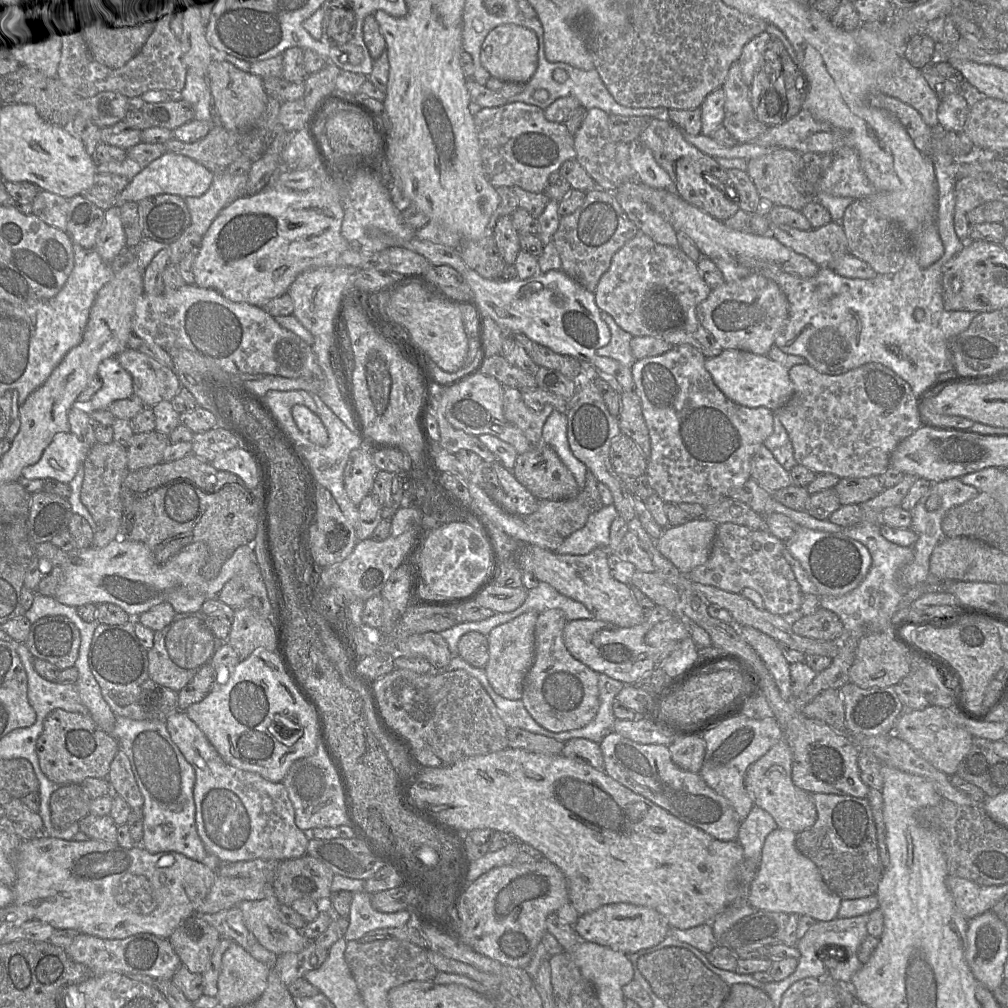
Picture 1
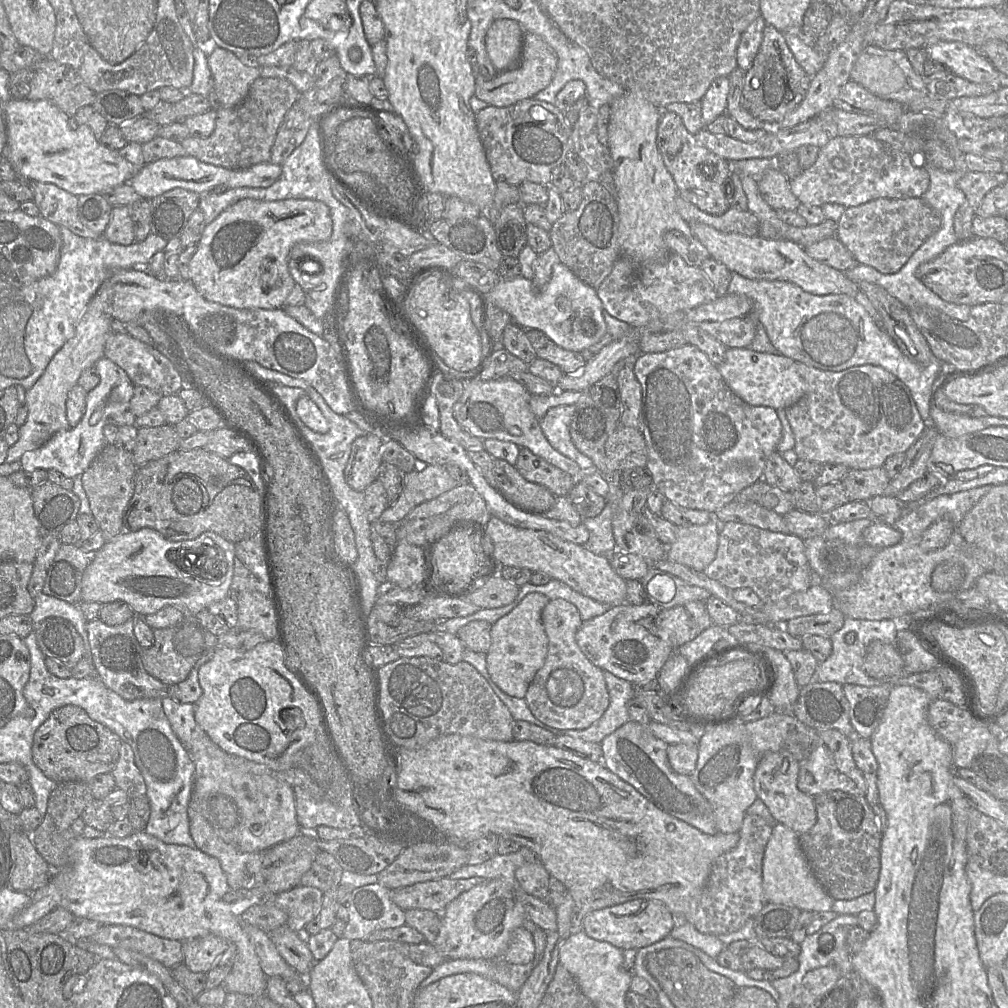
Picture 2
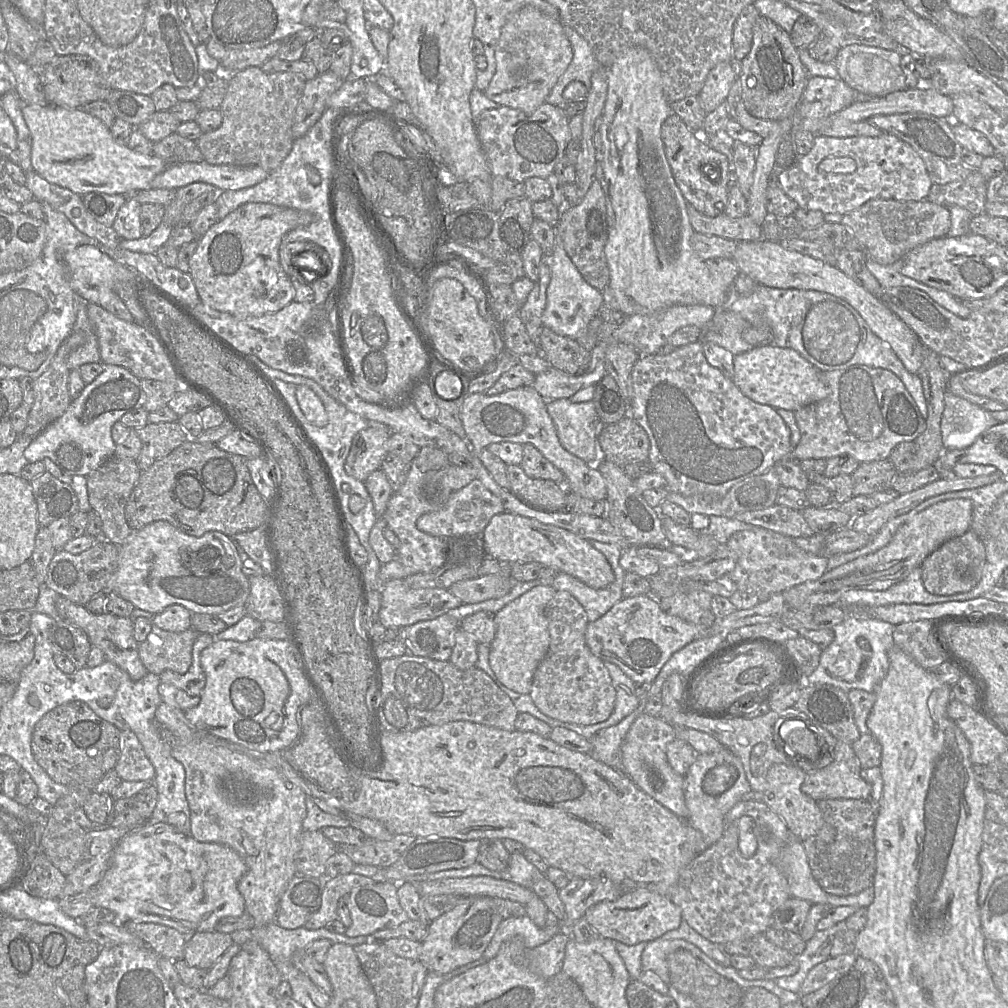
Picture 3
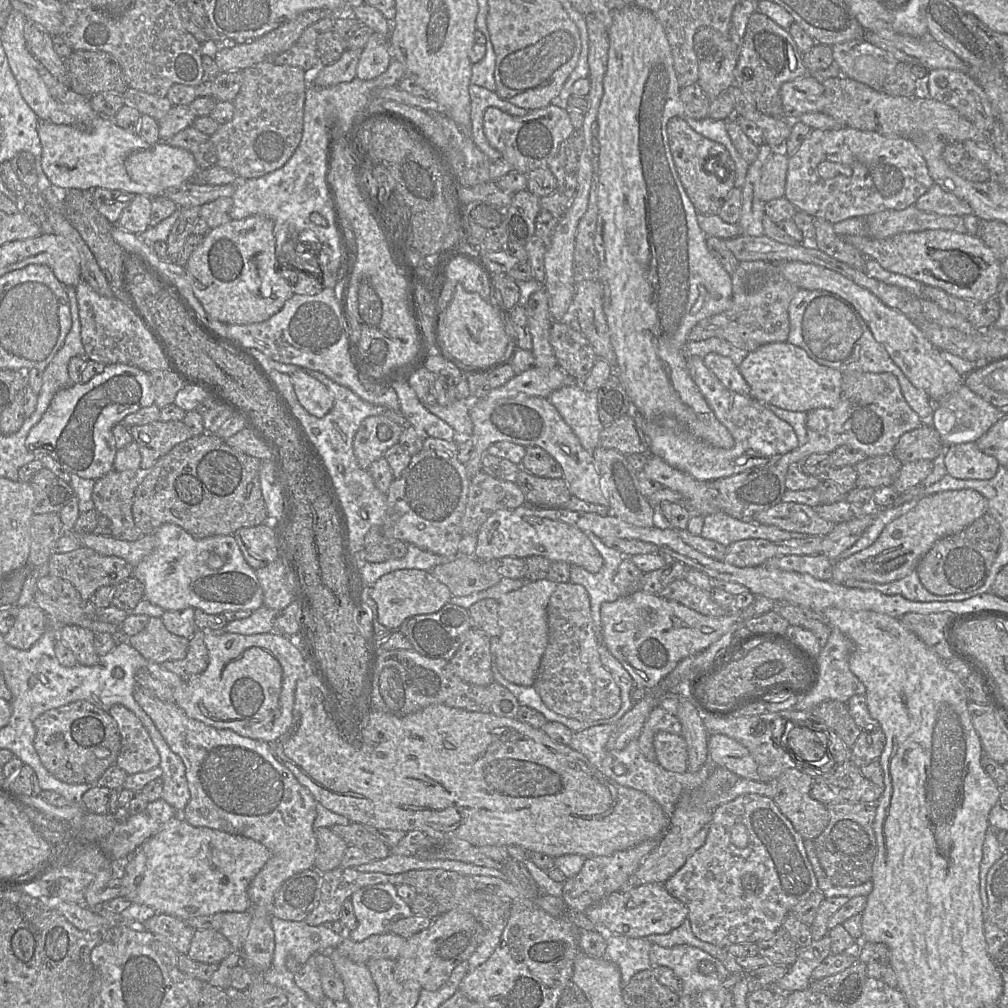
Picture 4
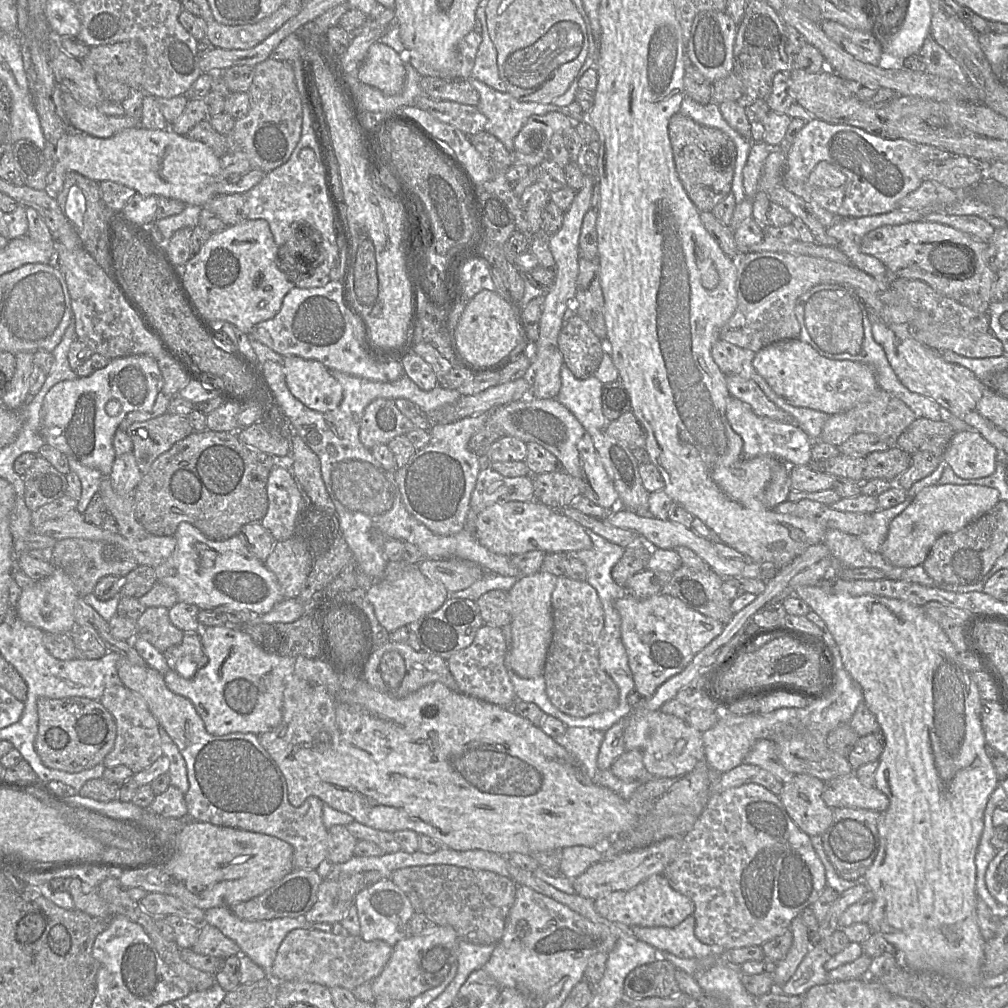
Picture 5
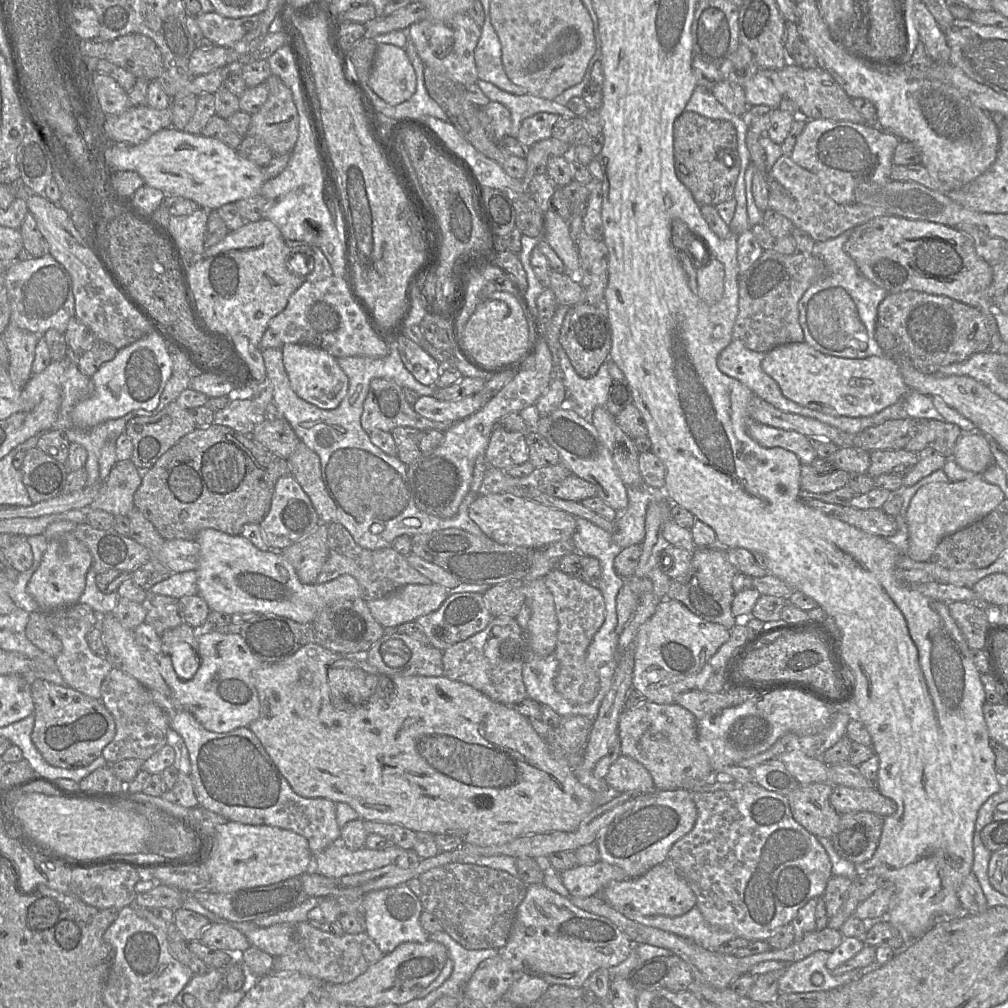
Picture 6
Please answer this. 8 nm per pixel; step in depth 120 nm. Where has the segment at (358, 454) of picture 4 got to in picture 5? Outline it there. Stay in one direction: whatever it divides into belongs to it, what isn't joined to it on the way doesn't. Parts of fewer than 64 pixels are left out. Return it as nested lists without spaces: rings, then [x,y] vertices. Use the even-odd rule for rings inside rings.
[[[377,398],[364,410],[359,438],[371,451],[373,447],[388,444],[394,437],[406,435],[415,428],[415,424],[398,410],[394,400]]]

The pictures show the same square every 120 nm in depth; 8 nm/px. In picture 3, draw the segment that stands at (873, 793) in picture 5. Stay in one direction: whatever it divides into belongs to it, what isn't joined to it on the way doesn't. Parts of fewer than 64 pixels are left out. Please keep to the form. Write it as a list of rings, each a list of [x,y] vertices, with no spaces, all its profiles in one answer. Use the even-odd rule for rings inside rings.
[[[837,740],[834,760],[823,769],[807,773],[801,791],[815,801],[824,799],[870,800],[871,787],[861,778],[862,767],[851,745]]]

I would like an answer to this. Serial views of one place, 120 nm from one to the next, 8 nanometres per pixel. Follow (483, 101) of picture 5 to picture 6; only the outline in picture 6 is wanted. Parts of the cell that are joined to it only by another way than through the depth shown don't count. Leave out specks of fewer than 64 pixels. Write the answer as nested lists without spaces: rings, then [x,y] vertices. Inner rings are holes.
[[[478,79],[476,84],[490,101],[499,102],[509,109],[511,113],[509,136],[515,138],[518,136],[523,120],[537,113],[555,113],[568,119],[575,119],[577,117],[566,105],[561,105],[554,100],[547,100],[530,94],[511,94],[481,79]]]

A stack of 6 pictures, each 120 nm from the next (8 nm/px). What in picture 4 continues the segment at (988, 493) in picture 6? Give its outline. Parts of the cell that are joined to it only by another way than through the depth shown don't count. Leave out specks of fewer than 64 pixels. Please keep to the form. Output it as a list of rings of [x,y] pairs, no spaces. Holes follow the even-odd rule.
[[[974,489],[927,495],[913,509],[888,523],[871,546],[834,562],[831,581],[837,584],[848,580],[884,584],[902,579],[917,568],[936,541],[961,532],[987,512],[988,500]]]

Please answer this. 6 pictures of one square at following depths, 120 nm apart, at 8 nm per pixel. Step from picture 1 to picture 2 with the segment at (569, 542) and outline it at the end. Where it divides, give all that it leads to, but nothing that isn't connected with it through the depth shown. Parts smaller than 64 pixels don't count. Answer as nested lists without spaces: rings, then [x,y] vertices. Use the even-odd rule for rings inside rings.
[[[606,503],[602,512],[593,518],[584,518],[582,524],[589,531],[589,539],[583,546],[596,555],[603,555],[612,563],[616,549],[612,530],[612,506]]]

